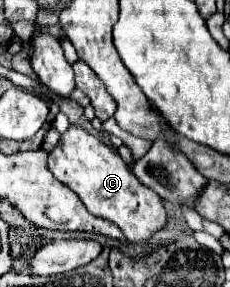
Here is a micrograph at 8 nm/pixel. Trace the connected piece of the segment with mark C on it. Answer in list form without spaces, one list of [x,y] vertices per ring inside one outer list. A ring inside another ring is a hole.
[[[69,126],[57,148],[49,152],[49,170],[81,198],[91,214],[117,224],[125,238],[133,244],[147,244],[157,230],[167,226],[167,212],[157,194],[137,182],[115,148],[105,146],[99,138],[79,126]]]

